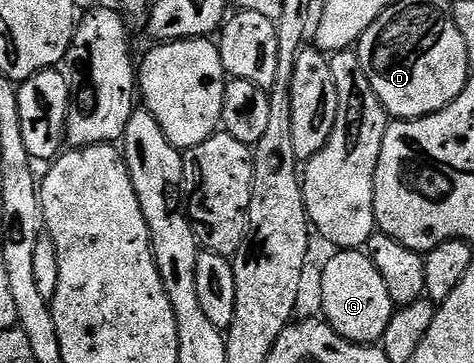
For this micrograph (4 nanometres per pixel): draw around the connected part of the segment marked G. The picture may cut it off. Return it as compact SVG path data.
M345 249L332 252L332 257L323 265L323 274L319 277L319 289L323 292L323 313L328 325L345 339L358 345L370 345L382 342L385 327L394 315L396 306L389 299L389 287L381 279L366 252L358 249Z

